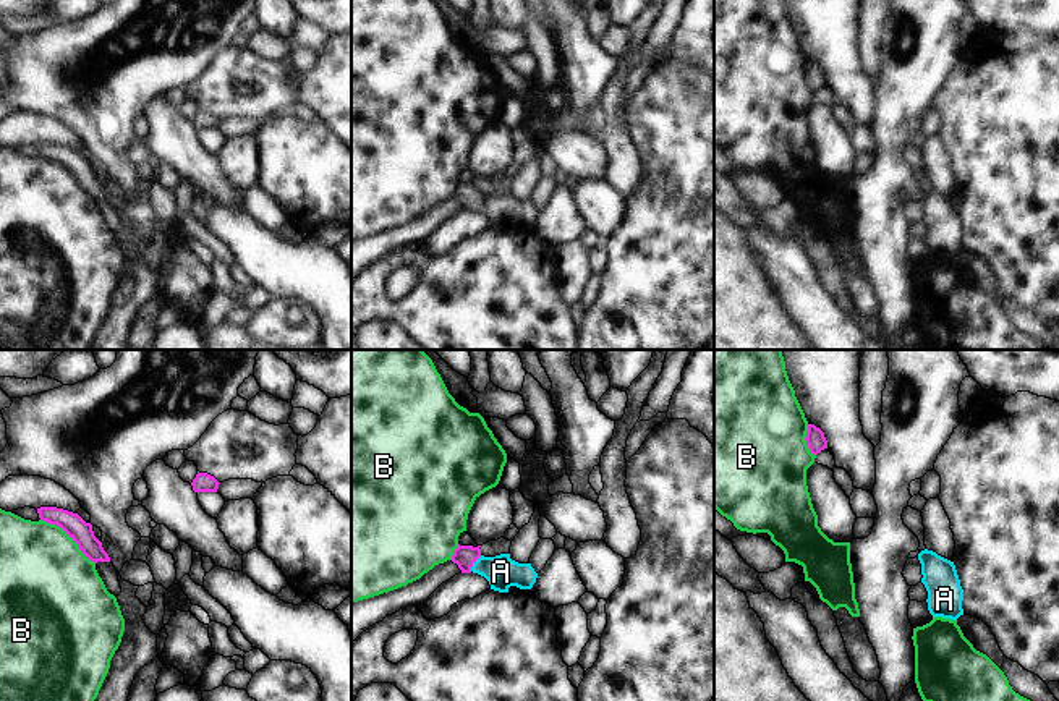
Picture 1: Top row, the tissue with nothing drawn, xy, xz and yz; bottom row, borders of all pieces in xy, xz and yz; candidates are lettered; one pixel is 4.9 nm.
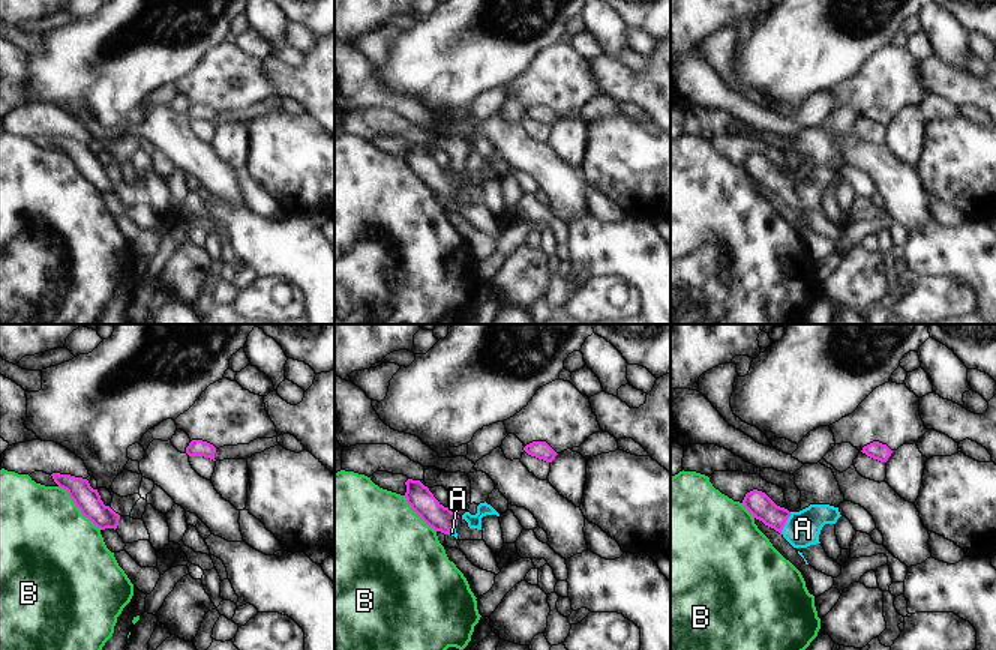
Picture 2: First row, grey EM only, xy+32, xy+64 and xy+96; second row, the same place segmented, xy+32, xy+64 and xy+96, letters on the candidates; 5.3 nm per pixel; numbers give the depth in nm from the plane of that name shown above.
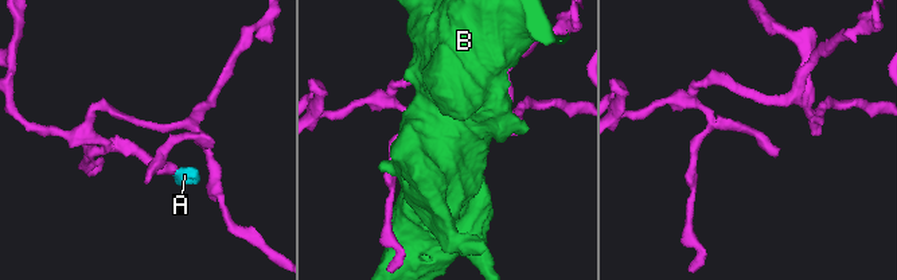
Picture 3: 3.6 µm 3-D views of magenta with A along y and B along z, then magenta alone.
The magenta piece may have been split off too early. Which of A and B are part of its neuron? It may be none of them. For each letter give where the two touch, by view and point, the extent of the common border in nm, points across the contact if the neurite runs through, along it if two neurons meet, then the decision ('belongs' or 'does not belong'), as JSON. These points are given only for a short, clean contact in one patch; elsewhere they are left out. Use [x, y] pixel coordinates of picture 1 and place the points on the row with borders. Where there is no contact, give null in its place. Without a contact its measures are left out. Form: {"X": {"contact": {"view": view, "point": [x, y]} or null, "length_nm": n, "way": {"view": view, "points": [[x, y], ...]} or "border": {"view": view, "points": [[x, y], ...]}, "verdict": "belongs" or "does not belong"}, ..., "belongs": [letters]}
{"A": {"contact": {"view": "xz", "point": [473, 562]}, "length_nm": 100, "way": {"view": "xz", "points": [[463, 556], [473, 562], [501, 572]]}, "verdict": "belongs"}, "B": {"contact": {"view": "xy", "point": [68, 535]}, "length_nm": 360, "verdict": "does not belong"}, "belongs": ["A"]}

